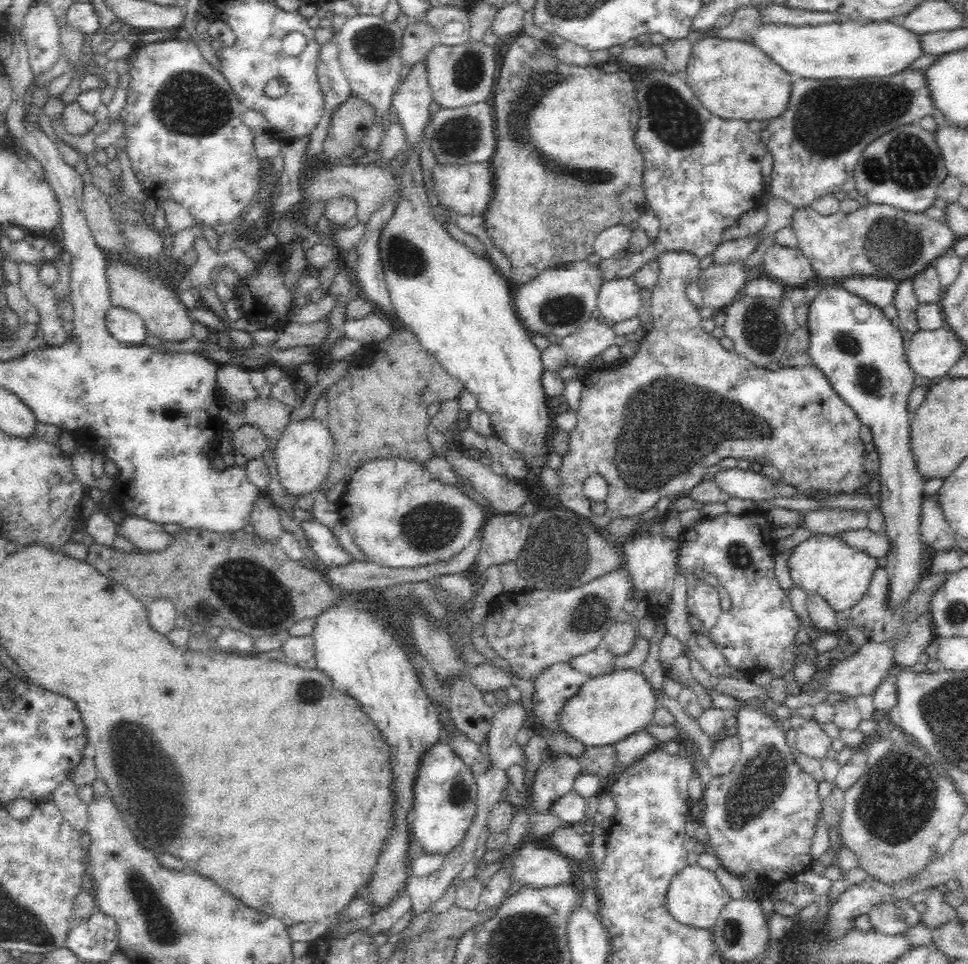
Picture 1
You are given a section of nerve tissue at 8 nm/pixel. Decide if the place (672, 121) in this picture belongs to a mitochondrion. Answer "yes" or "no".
yes

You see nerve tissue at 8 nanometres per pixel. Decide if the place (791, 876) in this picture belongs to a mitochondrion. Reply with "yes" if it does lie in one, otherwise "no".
no

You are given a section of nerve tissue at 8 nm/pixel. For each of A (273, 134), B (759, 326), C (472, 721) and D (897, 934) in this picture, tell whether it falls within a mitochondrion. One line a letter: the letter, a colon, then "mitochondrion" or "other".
A: other
B: mitochondrion
C: other
D: other

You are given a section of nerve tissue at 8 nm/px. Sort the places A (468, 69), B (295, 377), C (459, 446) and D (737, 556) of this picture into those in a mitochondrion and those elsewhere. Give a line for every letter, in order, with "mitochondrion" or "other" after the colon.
A: mitochondrion
B: other
C: other
D: mitochondrion

